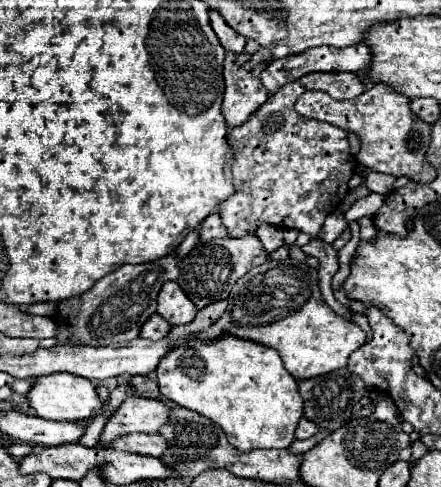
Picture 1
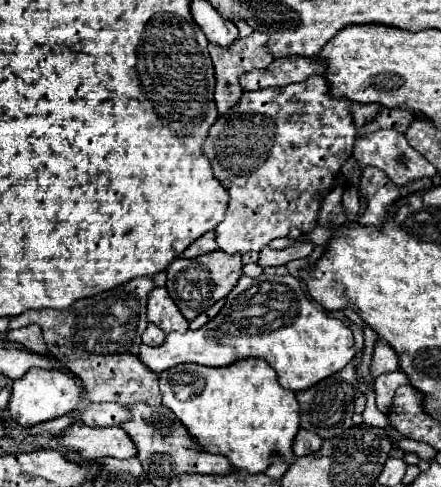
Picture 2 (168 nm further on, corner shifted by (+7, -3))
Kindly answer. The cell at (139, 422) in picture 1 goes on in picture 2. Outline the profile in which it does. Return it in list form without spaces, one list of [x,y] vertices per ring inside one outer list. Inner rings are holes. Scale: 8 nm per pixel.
[[[87,404],[75,418],[87,426],[119,426],[131,416],[121,404]]]

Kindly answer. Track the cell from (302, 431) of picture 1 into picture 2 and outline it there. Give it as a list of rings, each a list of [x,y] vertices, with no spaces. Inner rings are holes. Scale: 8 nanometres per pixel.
[[[299,430],[295,442],[293,442],[293,452],[295,456],[307,456],[307,454],[313,454],[321,448],[323,440],[315,434],[315,432],[309,432],[309,430]]]

